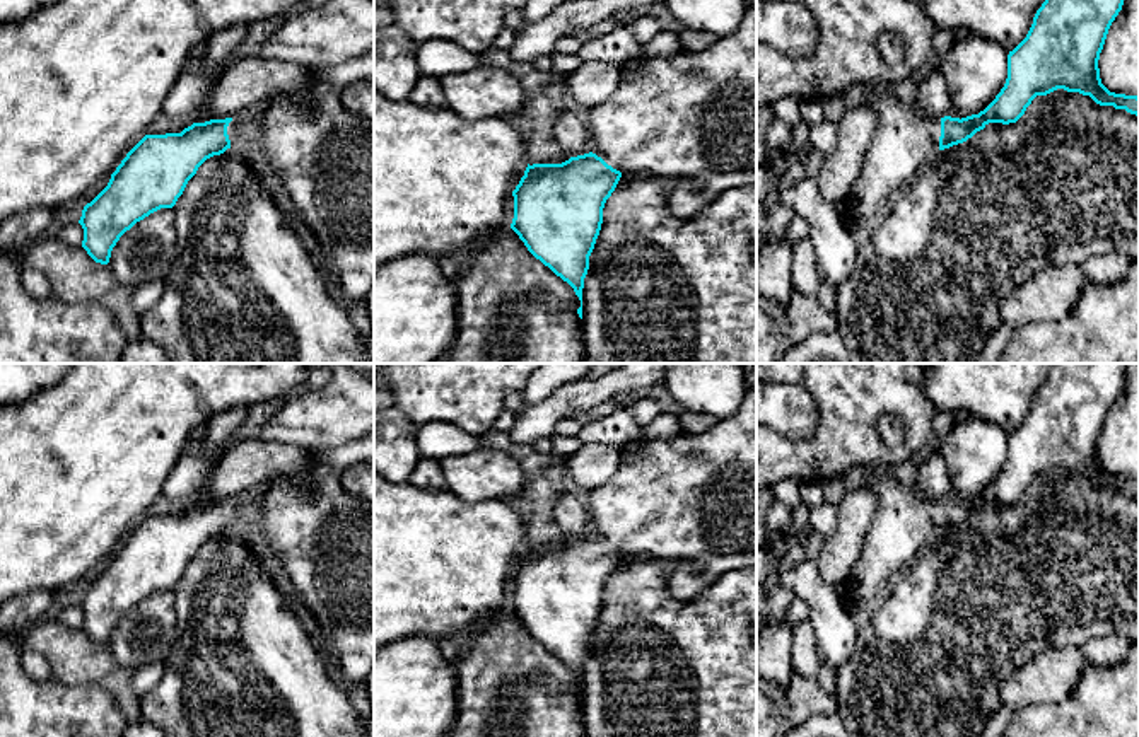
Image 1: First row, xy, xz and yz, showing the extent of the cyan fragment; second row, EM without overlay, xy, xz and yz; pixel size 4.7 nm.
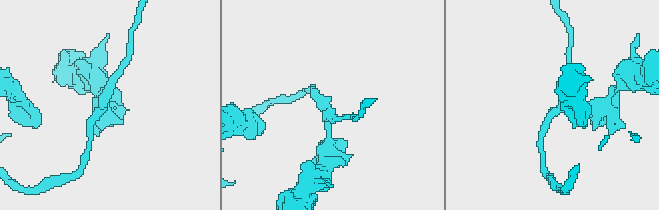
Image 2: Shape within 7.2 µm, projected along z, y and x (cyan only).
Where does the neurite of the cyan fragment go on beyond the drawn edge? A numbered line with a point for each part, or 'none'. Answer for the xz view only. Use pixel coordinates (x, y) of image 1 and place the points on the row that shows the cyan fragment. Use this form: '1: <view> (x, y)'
1: xz (692, 115)

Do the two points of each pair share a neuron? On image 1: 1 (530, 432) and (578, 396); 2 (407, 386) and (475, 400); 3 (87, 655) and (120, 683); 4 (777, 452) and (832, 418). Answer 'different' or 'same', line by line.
1: same
2: same
3: same
4: same

